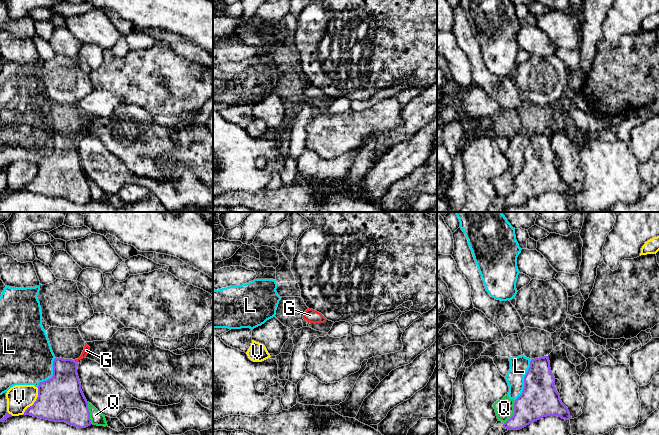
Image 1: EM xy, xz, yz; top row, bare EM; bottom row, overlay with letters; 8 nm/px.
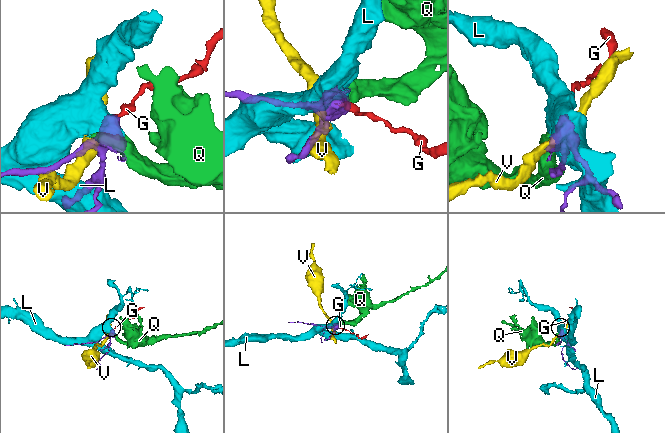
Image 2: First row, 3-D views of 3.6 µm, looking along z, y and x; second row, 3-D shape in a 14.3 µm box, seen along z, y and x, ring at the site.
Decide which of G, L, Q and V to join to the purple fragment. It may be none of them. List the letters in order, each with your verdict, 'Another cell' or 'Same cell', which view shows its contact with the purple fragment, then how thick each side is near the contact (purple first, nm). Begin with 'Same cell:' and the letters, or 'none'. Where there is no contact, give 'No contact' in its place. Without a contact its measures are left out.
Same cell: G
G: Same cell. Touches purple in xy. Thickness 280 nm (purple) against 50 nm
L: Another cell. Touches purple in yz. Thickness 300 nm (purple) against 150 nm
Q: Another cell. Touches purple in yz. Thickness 300 nm (purple) against 160 nm
V: Another cell. Touches purple in xy. Thickness 360 nm (purple) against 200 nm

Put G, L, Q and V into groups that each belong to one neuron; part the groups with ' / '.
G / L Q / V

